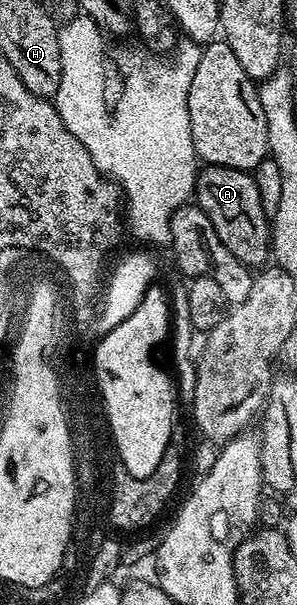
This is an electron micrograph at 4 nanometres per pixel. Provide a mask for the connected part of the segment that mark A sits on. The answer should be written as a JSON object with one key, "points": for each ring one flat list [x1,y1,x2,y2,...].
{"points":[[206,165,199,170,194,189,196,205,206,214,208,221,212,221,212,229,216,229,216,237,224,241,224,249,228,249,228,253,232,253,232,257,236,257,236,261,240,261,246,267,261,268,272,255,272,219,264,213,264,205,260,201,260,189,256,189,253,174,231,167]]}

